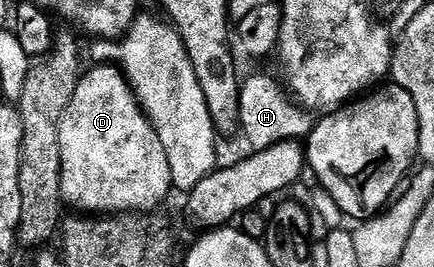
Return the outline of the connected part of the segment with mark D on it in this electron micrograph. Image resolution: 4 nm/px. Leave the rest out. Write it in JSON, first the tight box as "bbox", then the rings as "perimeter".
{"bbox":[57,65,173,217],"perimeter":[[[99,65],[94,68],[95,75],[84,74],[80,78],[79,83],[75,86],[69,105],[65,109],[65,113],[59,119],[59,141],[57,144],[57,175],[59,171],[59,195],[71,207],[76,207],[76,212],[90,213],[95,217],[110,217],[113,215],[125,215],[128,213],[151,213],[163,203],[163,198],[170,191],[173,191],[171,182],[171,170],[169,169],[169,161],[167,154],[163,151],[161,141],[157,137],[154,130],[151,128],[151,123],[148,122],[147,116],[143,114],[139,105],[135,102],[131,88],[127,86],[127,80],[114,66]]]}

